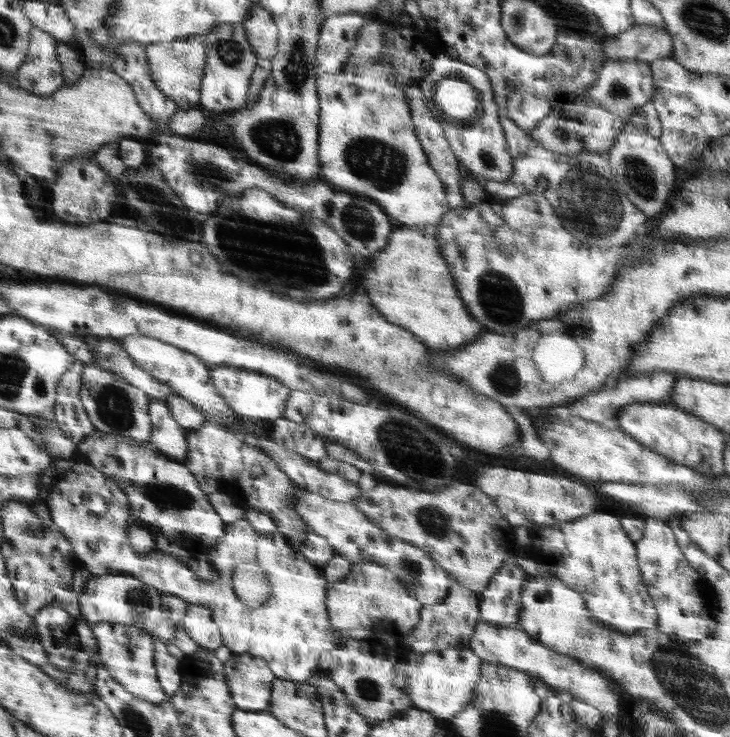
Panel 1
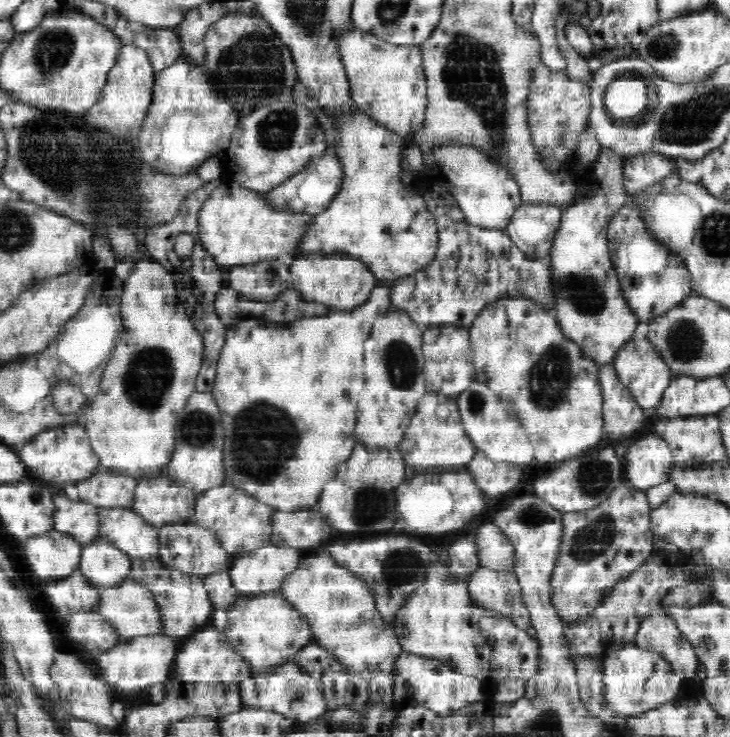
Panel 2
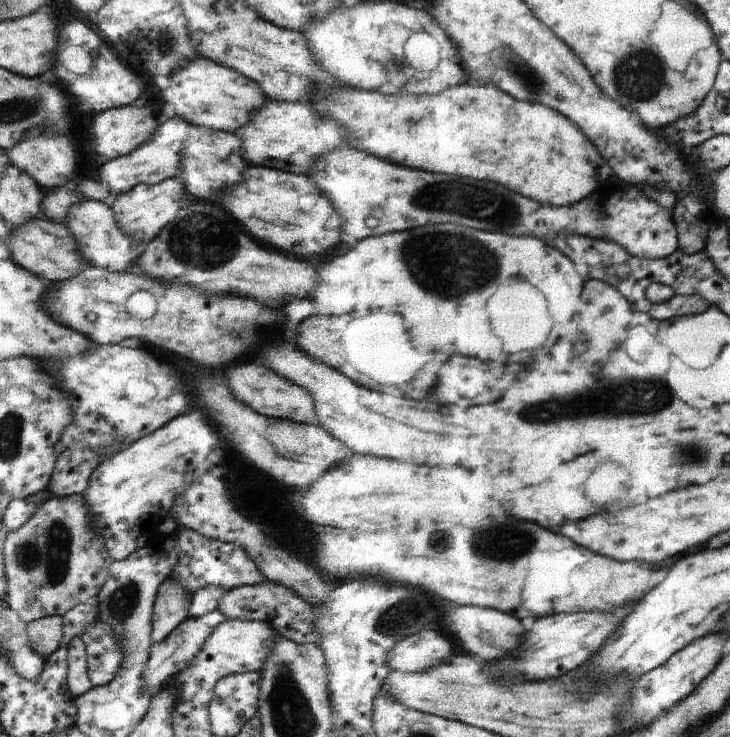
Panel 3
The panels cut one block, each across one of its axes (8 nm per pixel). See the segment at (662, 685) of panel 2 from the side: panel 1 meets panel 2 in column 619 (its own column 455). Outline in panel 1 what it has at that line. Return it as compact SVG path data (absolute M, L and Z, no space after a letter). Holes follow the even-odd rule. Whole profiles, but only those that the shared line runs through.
M470 648L433 651L426 654L406 651L408 692L413 707L440 719L450 720L473 700L473 692L480 683L483 661Z

